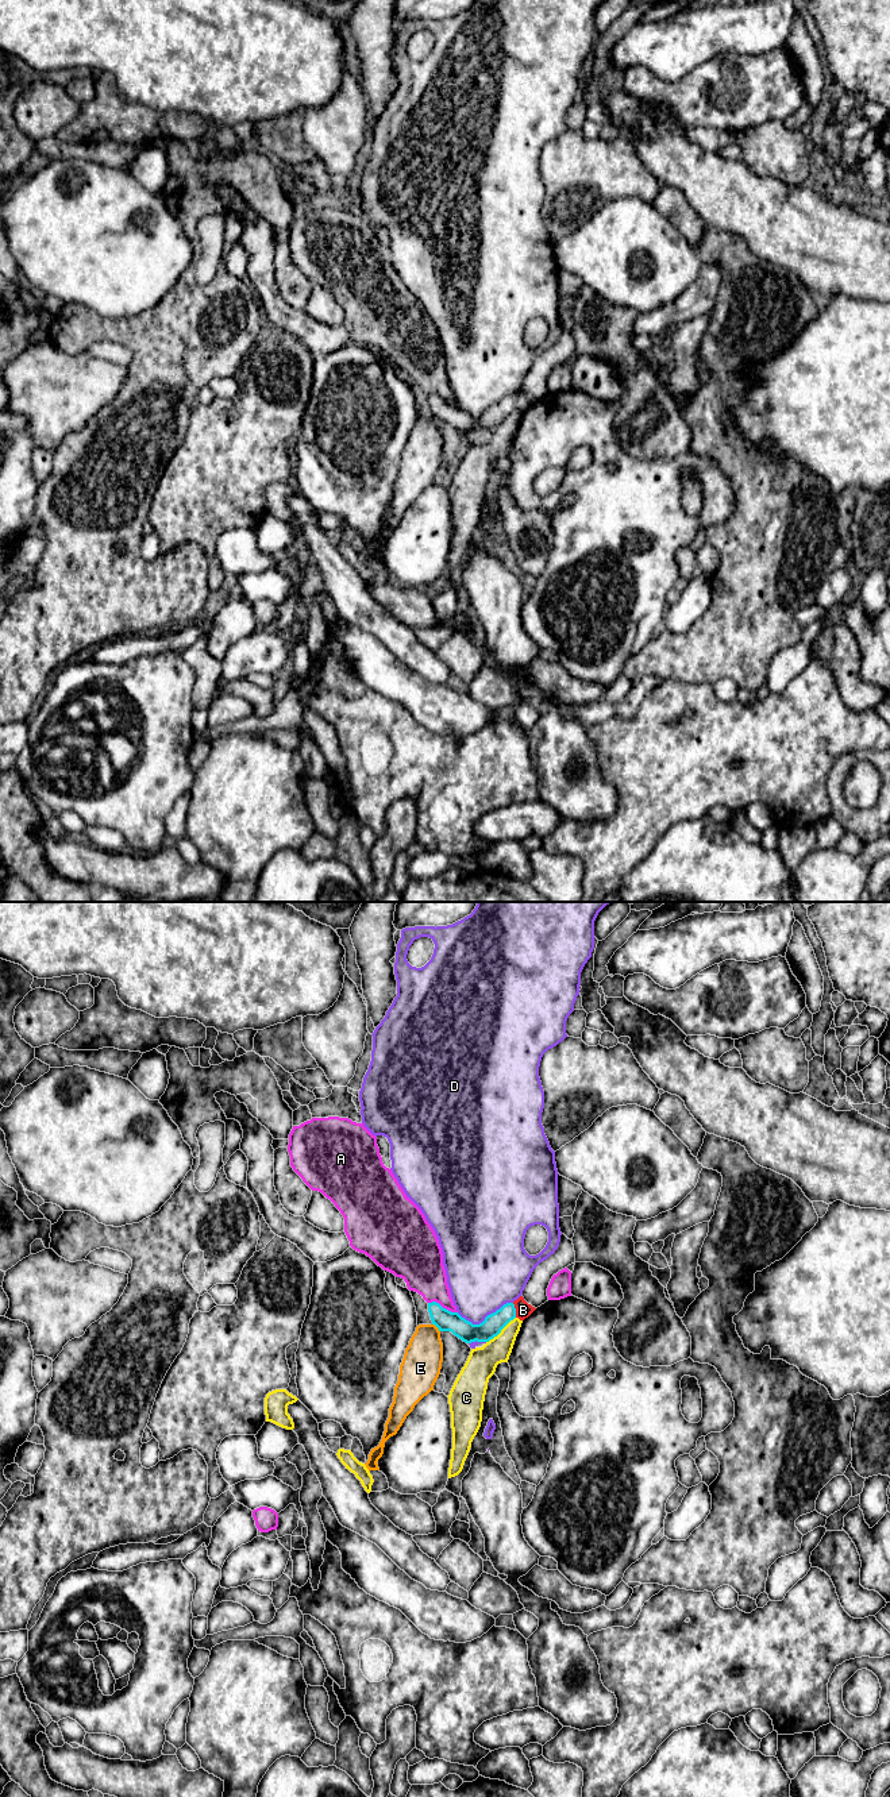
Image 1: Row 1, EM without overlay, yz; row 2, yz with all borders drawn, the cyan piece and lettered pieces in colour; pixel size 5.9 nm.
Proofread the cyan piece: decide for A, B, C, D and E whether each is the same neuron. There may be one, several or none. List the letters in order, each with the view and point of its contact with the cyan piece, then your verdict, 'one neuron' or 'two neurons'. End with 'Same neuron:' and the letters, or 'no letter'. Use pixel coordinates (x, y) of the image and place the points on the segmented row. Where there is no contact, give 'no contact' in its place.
A: contact yz (442, 1307); two neurons
B: contact yz (515, 1310); one neuron
C: contact yz (500, 1331); two neurons
D: contact yz (485, 1319); two neurons
E: contact yz (436, 1326); two neurons
Same neuron: B

